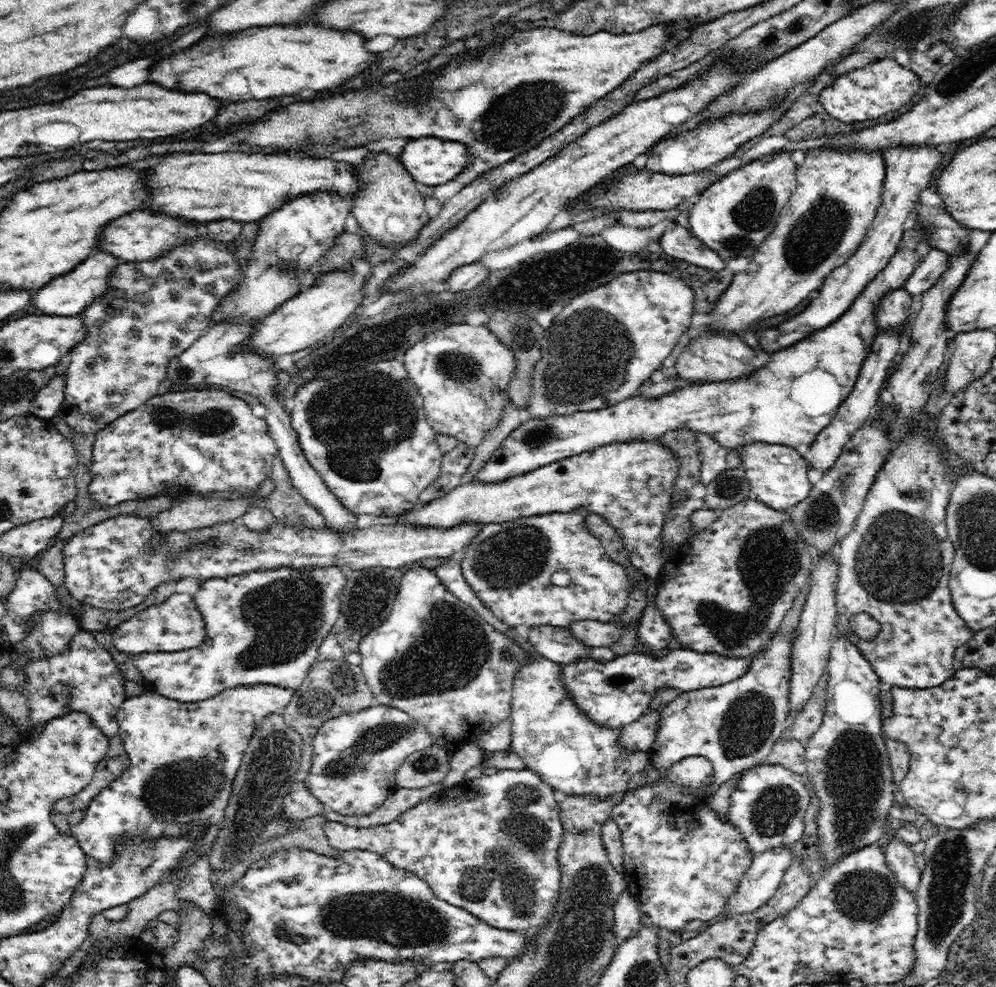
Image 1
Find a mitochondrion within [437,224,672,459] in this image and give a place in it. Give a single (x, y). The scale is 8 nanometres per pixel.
(592, 373)

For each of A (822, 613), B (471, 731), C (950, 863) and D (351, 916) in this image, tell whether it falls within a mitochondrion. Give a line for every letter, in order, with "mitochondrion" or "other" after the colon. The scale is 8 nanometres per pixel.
A: other
B: other
C: mitochondrion
D: mitochondrion

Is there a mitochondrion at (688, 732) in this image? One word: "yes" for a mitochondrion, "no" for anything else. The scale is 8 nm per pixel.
no

